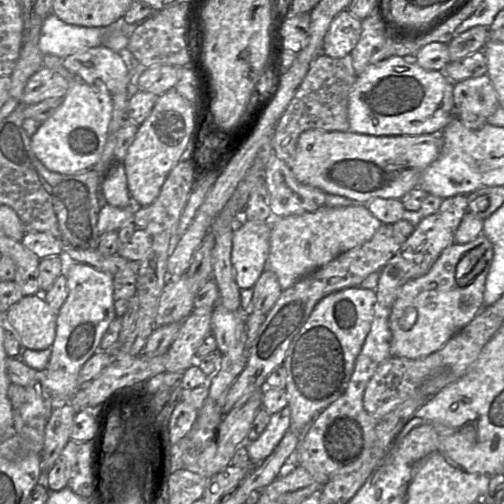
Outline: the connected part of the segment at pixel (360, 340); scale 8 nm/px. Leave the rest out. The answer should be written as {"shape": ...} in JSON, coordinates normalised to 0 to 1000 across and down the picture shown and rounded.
{"shape":[[[712,569],[685,571],[639,591],[613,631],[577,677],[560,726],[567,736],[567,778],[575,810],[575,853],[597,857],[687,774],[706,712],[734,657],[746,599],[746,579]]]}

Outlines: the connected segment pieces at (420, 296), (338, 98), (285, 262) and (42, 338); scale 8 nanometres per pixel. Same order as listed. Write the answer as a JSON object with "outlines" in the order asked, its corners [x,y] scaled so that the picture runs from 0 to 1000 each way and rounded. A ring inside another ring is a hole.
{"outlines":[[[[954,464],[927,484],[901,482],[887,490],[847,544],[808,558],[772,629],[776,706],[845,708],[933,641],[960,611],[960,573],[976,514],[978,486]]],[[[641,105],[615,127],[581,196],[552,238],[540,272],[546,308],[575,333],[587,310],[593,268],[613,256],[647,262],[692,260],[690,190],[708,155],[696,109],[657,115]]],[[[724,405],[688,411],[641,407],[617,423],[542,435],[526,536],[544,540],[558,573],[567,575],[675,504],[732,478],[756,446],[758,442],[738,427]]],[[[58,585],[18,611],[10,641],[32,659],[48,692],[87,694],[107,679],[113,623],[85,587]]]]}

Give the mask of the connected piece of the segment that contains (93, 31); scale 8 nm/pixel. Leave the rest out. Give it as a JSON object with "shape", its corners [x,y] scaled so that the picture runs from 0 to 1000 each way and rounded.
{"shape":[[[97,28],[81,54],[75,93],[79,103],[127,115],[157,101],[202,89],[218,69],[260,73],[276,46],[250,46],[244,34],[212,52],[167,54],[141,50]]]}

